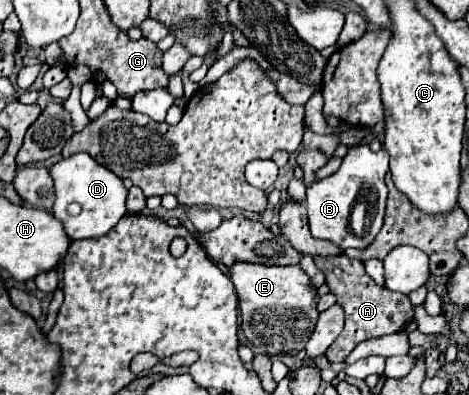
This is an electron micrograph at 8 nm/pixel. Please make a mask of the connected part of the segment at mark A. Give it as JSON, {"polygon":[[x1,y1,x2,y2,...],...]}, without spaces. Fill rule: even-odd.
{"polygon":[[345,255,339,257,323,257,315,256,315,264,325,274,326,283,331,289,331,293,337,297,337,305,343,307,345,311,345,327,341,331,341,335,335,339,335,343,329,347,325,356,331,363,343,363,363,341,373,339,373,337,385,337,391,333,399,333,403,329,403,325,413,319,413,305,409,301,407,295,403,293,393,293,387,287,377,285,367,273,365,267,361,265,361,261,355,259,347,259]]}

